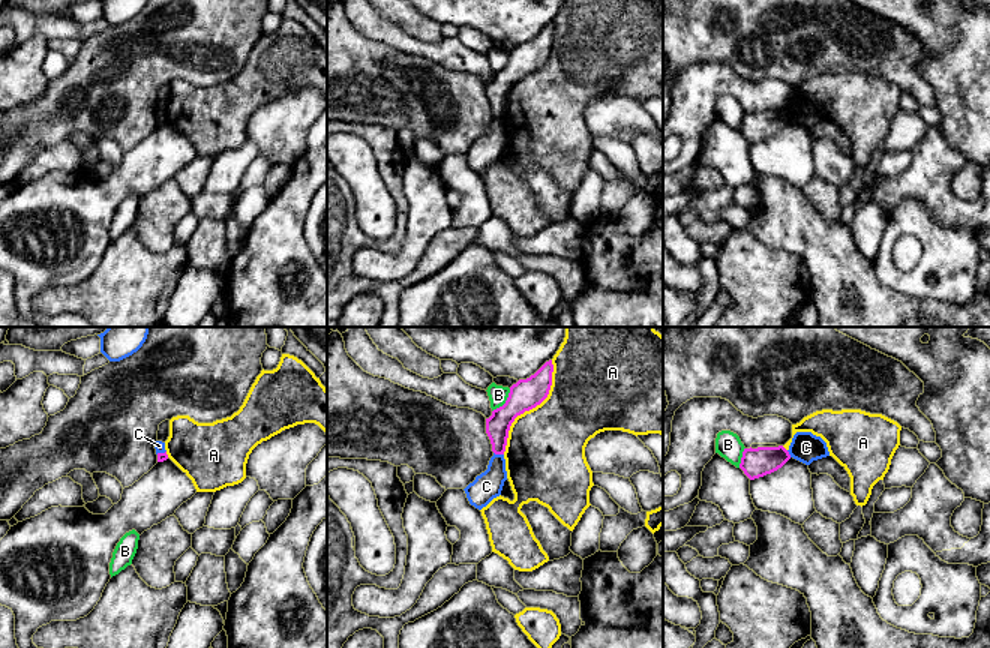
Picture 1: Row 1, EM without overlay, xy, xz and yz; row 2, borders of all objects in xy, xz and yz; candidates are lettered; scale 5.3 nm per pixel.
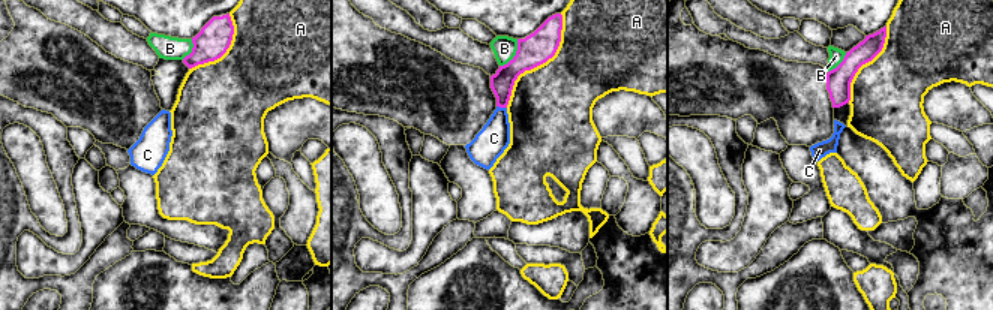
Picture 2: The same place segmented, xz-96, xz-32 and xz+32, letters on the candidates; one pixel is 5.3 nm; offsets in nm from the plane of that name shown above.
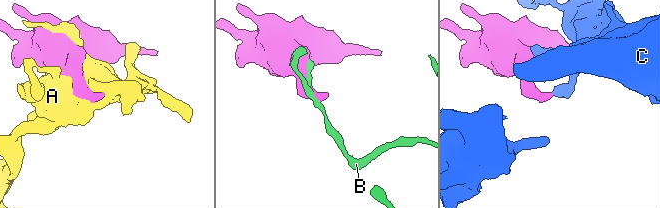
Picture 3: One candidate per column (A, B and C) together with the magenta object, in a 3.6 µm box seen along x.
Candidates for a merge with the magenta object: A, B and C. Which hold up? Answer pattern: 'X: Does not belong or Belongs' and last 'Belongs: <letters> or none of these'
A: Does not belong
B: Does not belong
C: Does not belong
Belongs: none of these

